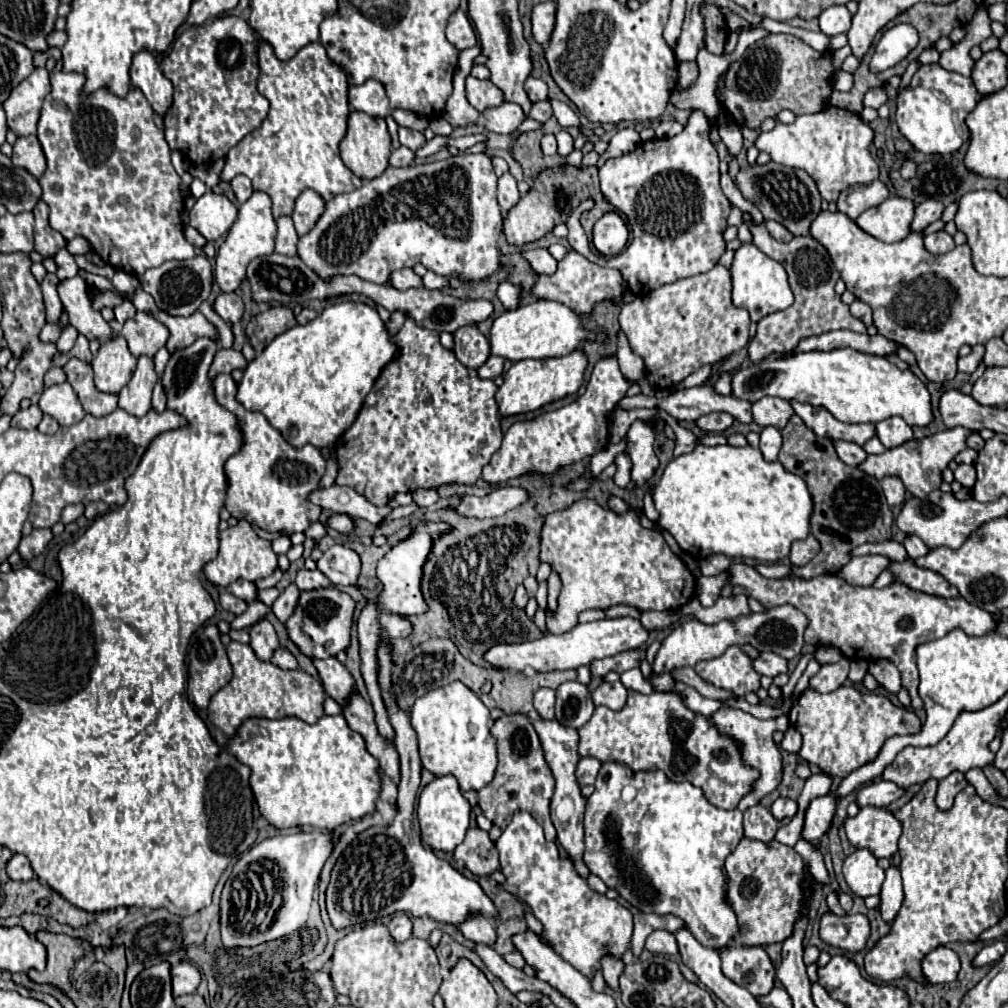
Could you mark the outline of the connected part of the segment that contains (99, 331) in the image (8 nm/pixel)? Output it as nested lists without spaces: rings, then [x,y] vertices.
[[[70,277],[70,279],[62,279],[58,281],[58,295],[60,301],[64,305],[64,311],[68,313],[70,325],[78,329],[78,333],[86,335],[88,339],[100,337],[110,339],[110,327],[108,323],[102,319],[100,311],[96,311],[90,305],[90,295],[86,291],[86,283],[82,277]]]

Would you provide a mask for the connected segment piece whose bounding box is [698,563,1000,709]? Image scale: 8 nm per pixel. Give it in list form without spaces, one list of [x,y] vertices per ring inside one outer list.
[[[732,563],[726,571],[706,577],[698,577],[698,601],[704,607],[716,603],[722,587],[730,583],[742,585],[748,595],[758,599],[764,607],[780,607],[792,605],[802,611],[808,619],[804,639],[814,647],[836,647],[848,659],[888,659],[902,673],[902,687],[910,693],[912,707],[922,709],[924,703],[918,695],[918,669],[916,669],[916,647],[928,641],[936,641],[954,629],[962,629],[966,635],[988,635],[998,629],[1000,617],[996,613],[988,613],[986,609],[974,607],[962,597],[944,599],[936,595],[928,595],[922,591],[914,591],[900,583],[890,583],[884,589],[874,587],[852,587],[836,575],[818,575],[812,579],[766,579],[762,577],[754,565]]]

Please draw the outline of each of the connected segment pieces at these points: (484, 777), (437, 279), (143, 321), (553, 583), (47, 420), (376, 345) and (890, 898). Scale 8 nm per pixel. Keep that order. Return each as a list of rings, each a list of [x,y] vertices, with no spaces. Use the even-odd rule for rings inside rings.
[[[456,681],[448,687],[438,687],[420,697],[410,713],[412,727],[418,735],[422,767],[434,775],[454,775],[462,791],[478,791],[494,779],[496,773],[496,741],[490,733],[494,719],[488,707],[464,683]]]
[[[428,271],[428,273],[422,277],[422,281],[424,281],[424,287],[426,287],[426,289],[442,289],[442,287],[448,285],[446,277],[436,275],[434,271]]]
[[[136,313],[130,321],[126,321],[122,335],[128,341],[130,353],[136,357],[154,357],[156,351],[168,341],[168,329],[160,321],[154,321],[148,313]]]
[[[556,573],[548,577],[548,607],[550,607],[548,611],[554,611],[554,591],[556,593],[560,591],[560,579]]]
[[[44,415],[42,417],[42,421],[40,421],[40,425],[38,425],[38,431],[40,433],[48,433],[48,435],[52,435],[52,433],[56,433],[58,431],[58,421],[54,419],[54,417],[50,417],[50,415]]]
[[[354,301],[334,303],[328,305],[314,321],[296,325],[266,345],[266,349],[246,365],[244,377],[238,383],[236,399],[248,411],[262,413],[292,447],[300,449],[308,443],[314,447],[330,447],[352,425],[364,397],[374,387],[384,365],[392,361],[394,353],[396,345],[390,341],[390,335],[374,307]]]
[[[890,865],[886,869],[886,881],[882,885],[882,891],[880,891],[880,897],[882,897],[882,903],[880,903],[880,913],[882,913],[882,919],[886,923],[890,923],[894,919],[894,915],[898,913],[900,905],[902,905],[902,879],[900,879],[900,869]]]

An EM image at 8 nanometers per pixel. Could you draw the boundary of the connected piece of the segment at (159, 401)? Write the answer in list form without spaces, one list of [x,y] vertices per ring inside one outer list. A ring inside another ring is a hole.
[[[162,381],[156,383],[154,387],[154,395],[152,395],[152,405],[156,411],[164,411],[166,409],[166,391],[162,389]]]

